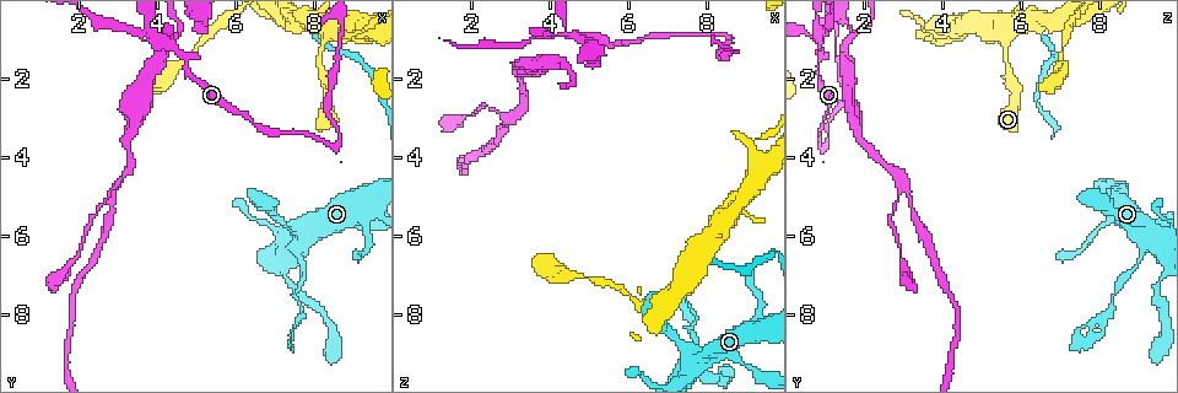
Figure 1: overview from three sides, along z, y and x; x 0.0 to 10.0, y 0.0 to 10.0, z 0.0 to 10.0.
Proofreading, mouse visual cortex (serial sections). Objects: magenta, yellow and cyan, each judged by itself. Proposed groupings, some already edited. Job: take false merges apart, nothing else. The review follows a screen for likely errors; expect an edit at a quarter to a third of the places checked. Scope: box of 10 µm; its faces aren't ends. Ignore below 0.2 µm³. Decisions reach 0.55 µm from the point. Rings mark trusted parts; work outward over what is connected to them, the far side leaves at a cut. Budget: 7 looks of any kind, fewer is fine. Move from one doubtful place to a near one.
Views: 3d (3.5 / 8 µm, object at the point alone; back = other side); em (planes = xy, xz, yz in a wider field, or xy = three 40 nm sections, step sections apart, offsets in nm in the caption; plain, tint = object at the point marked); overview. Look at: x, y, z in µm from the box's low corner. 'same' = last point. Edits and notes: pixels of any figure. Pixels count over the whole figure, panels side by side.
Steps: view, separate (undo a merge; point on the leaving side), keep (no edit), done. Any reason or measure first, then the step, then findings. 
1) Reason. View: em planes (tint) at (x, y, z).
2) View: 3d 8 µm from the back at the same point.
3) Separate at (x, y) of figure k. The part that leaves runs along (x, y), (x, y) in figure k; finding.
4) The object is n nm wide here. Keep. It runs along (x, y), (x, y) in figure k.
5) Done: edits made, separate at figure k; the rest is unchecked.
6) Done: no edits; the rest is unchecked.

Sudden change in width. View: 3d 3.5 µm at (7.75, 5.95, 9.25).

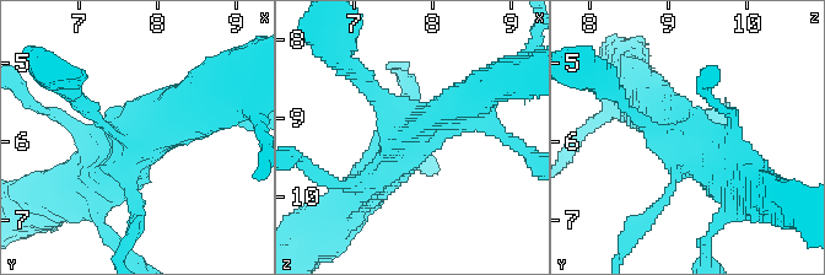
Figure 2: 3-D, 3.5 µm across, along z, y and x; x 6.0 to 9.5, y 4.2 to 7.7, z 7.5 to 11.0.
Keep. It runs along (201, 97), (129, 150), (103, 188) in figure 2; continuous, no second cell.

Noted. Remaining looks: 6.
Thick turns thin. View: 3d 3.5 µm at (8.30, 1.95, 5.70).

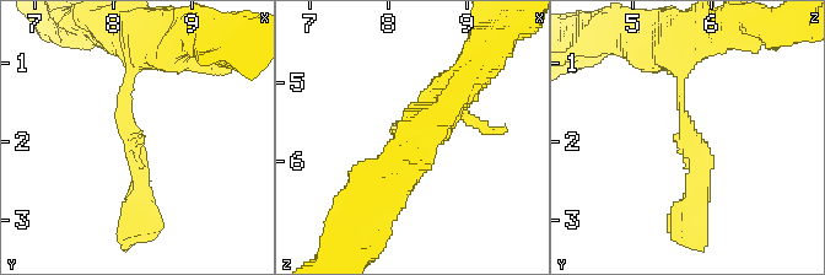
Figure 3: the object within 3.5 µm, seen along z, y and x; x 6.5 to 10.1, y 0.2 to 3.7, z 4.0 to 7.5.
View: em xy step 2 (tint) at (8.30, 2.00, 5.70).

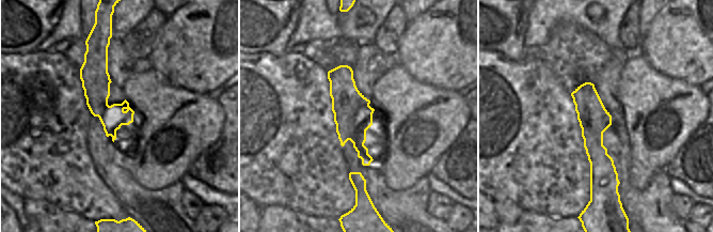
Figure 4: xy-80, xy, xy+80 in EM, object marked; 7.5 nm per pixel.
Keep. It runs along (587, 84), (592, 142), (607, 188) in figure 4; all the same cell.

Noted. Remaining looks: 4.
View: 3d 3.5 µm from the back at (4.75, 1.60, 0.85).

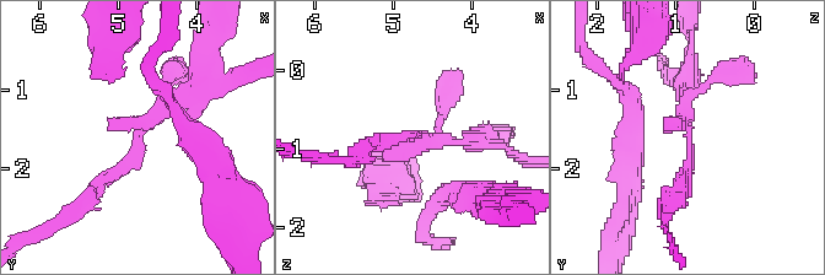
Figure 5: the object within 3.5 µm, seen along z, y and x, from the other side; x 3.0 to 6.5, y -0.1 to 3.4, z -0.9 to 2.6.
3 arms meet here; the arms are 150, 150, 200 nm wide. View: em xy step 3 (tint) at (4.75, 1.55, 0.90).

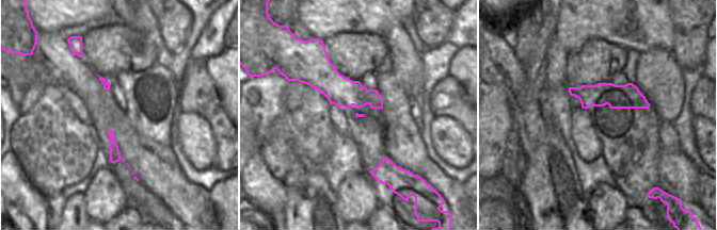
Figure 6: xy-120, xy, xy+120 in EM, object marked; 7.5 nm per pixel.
View: em xy step 1 (tint) at the same point.

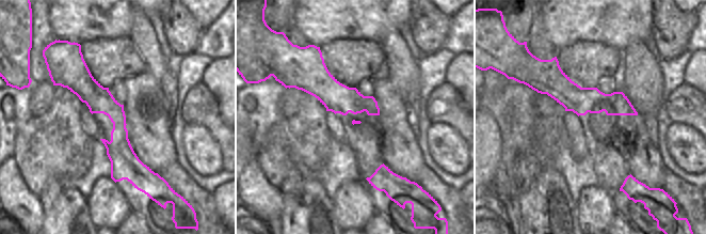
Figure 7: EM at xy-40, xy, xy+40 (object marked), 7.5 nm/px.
Keep. It runs along (368, 141), (478, 138) in figure 5; one cell here.

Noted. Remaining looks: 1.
Done: no edits; the rest is unchecked.

